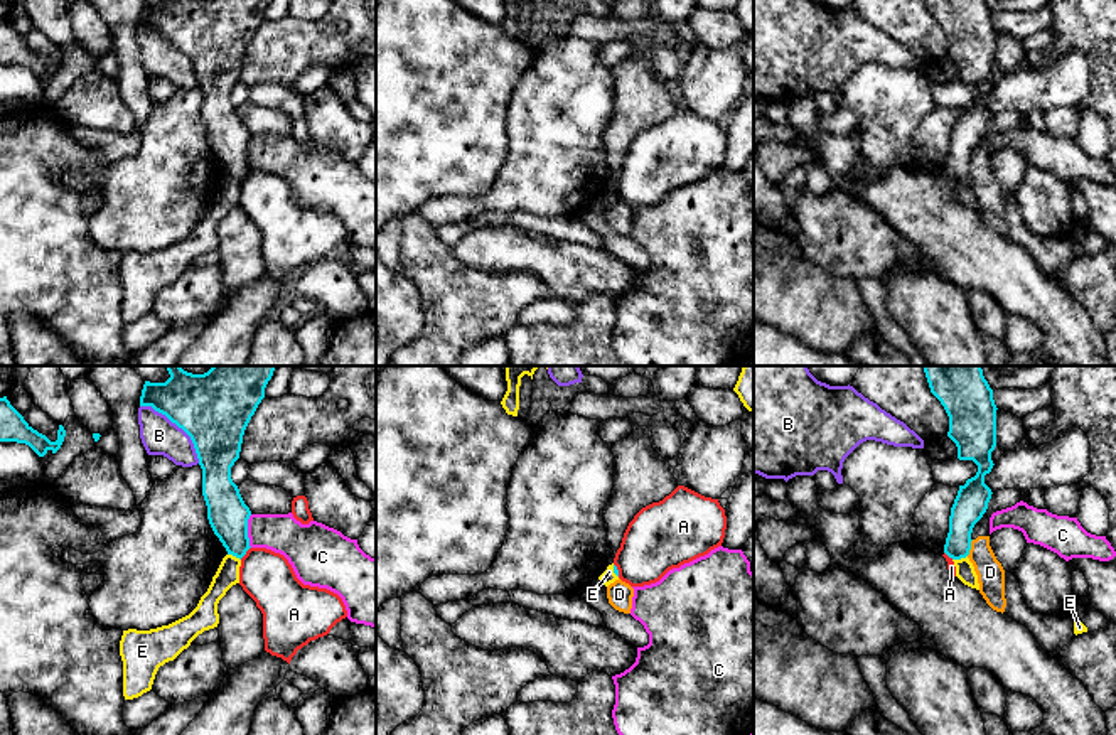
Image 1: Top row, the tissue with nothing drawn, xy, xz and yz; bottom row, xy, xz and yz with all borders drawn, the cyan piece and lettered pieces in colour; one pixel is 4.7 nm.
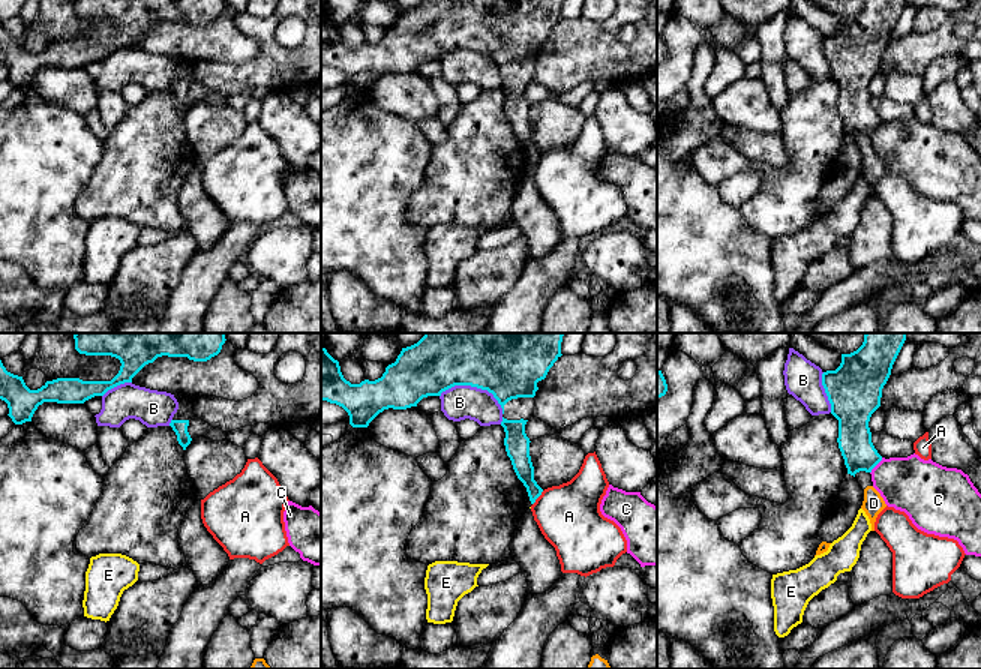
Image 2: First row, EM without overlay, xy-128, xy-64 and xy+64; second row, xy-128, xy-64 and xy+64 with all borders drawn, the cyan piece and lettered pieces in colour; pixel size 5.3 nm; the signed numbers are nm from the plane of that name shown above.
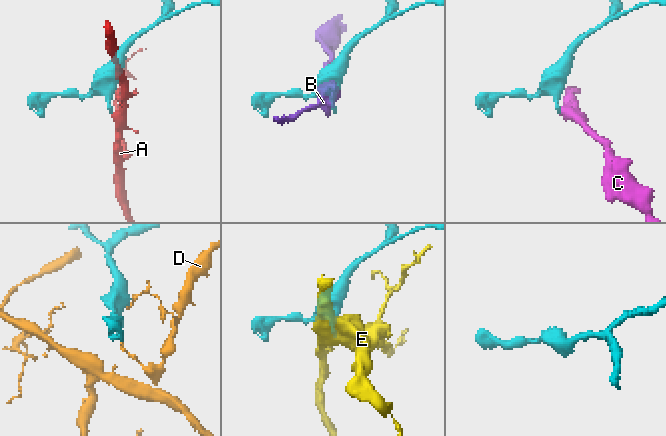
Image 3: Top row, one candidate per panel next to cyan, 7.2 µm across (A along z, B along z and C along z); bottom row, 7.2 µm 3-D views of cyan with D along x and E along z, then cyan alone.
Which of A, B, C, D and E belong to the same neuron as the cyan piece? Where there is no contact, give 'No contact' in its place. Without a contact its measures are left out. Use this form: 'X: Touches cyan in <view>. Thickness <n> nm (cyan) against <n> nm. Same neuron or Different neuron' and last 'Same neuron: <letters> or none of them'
A: Touches cyan in xy. Thickness 200 nm (cyan) against 240 nm. Different neuron
B: Touches cyan in xy. Thickness 340 nm (cyan) against 180 nm. Different neuron
C: Touches cyan in xy. Thickness 200 nm (cyan) against 190 nm. Different neuron
D: Touches cyan in yz. Thickness 160 nm (cyan) against 130 nm. Different neuron
E: Touches cyan in yz. Thickness 150 nm (cyan) against 90 nm. Different neuron
Same neuron: none of them

